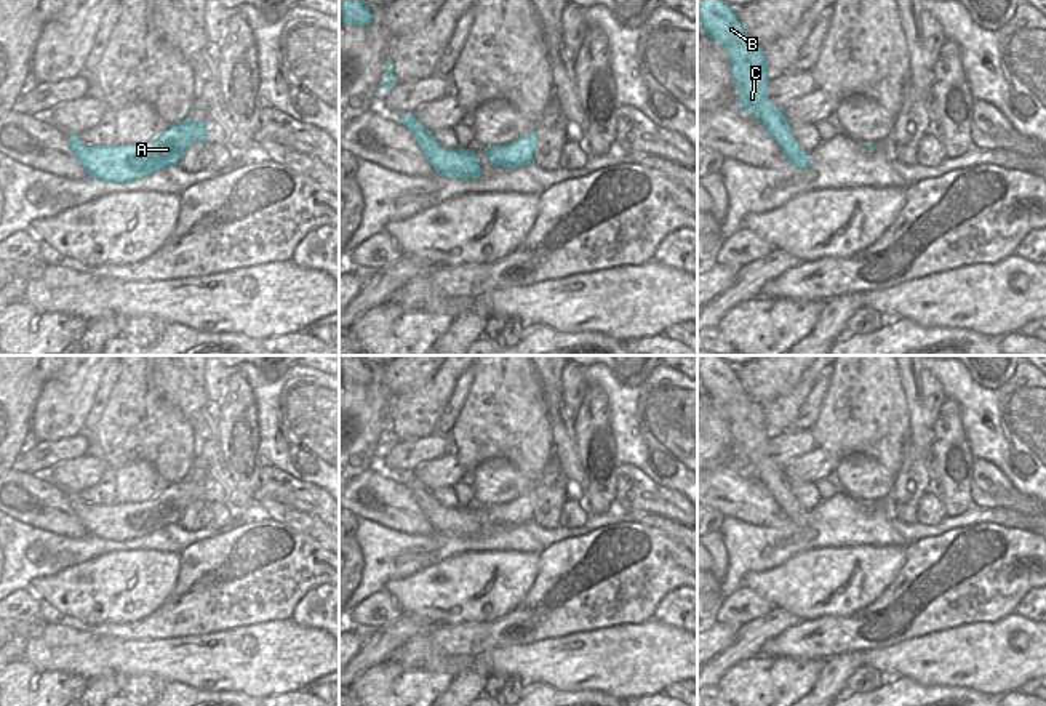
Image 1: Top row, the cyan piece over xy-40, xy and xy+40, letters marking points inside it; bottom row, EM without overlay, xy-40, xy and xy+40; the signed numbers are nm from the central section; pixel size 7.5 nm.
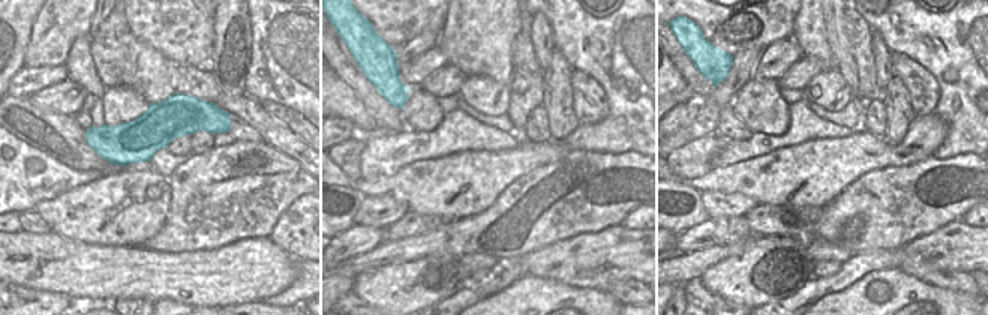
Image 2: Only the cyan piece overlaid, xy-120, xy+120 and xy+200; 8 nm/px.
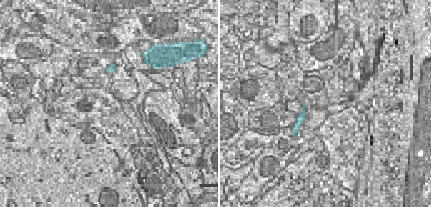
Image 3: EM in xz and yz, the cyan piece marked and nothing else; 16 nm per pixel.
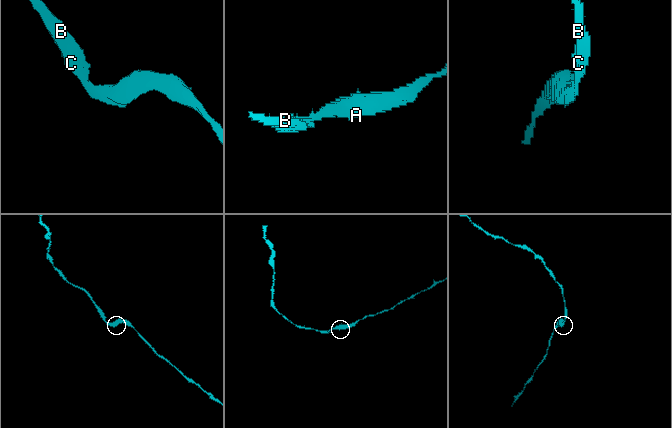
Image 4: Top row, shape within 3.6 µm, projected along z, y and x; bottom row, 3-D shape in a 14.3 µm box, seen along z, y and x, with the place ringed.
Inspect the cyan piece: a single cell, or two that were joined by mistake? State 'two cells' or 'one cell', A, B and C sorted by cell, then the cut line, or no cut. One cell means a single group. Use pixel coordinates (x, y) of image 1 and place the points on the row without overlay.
one cell | A B C | no cut

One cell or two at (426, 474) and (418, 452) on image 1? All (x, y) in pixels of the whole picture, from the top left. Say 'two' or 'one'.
two

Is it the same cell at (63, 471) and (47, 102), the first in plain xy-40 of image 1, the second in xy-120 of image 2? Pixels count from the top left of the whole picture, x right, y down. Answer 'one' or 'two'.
one

